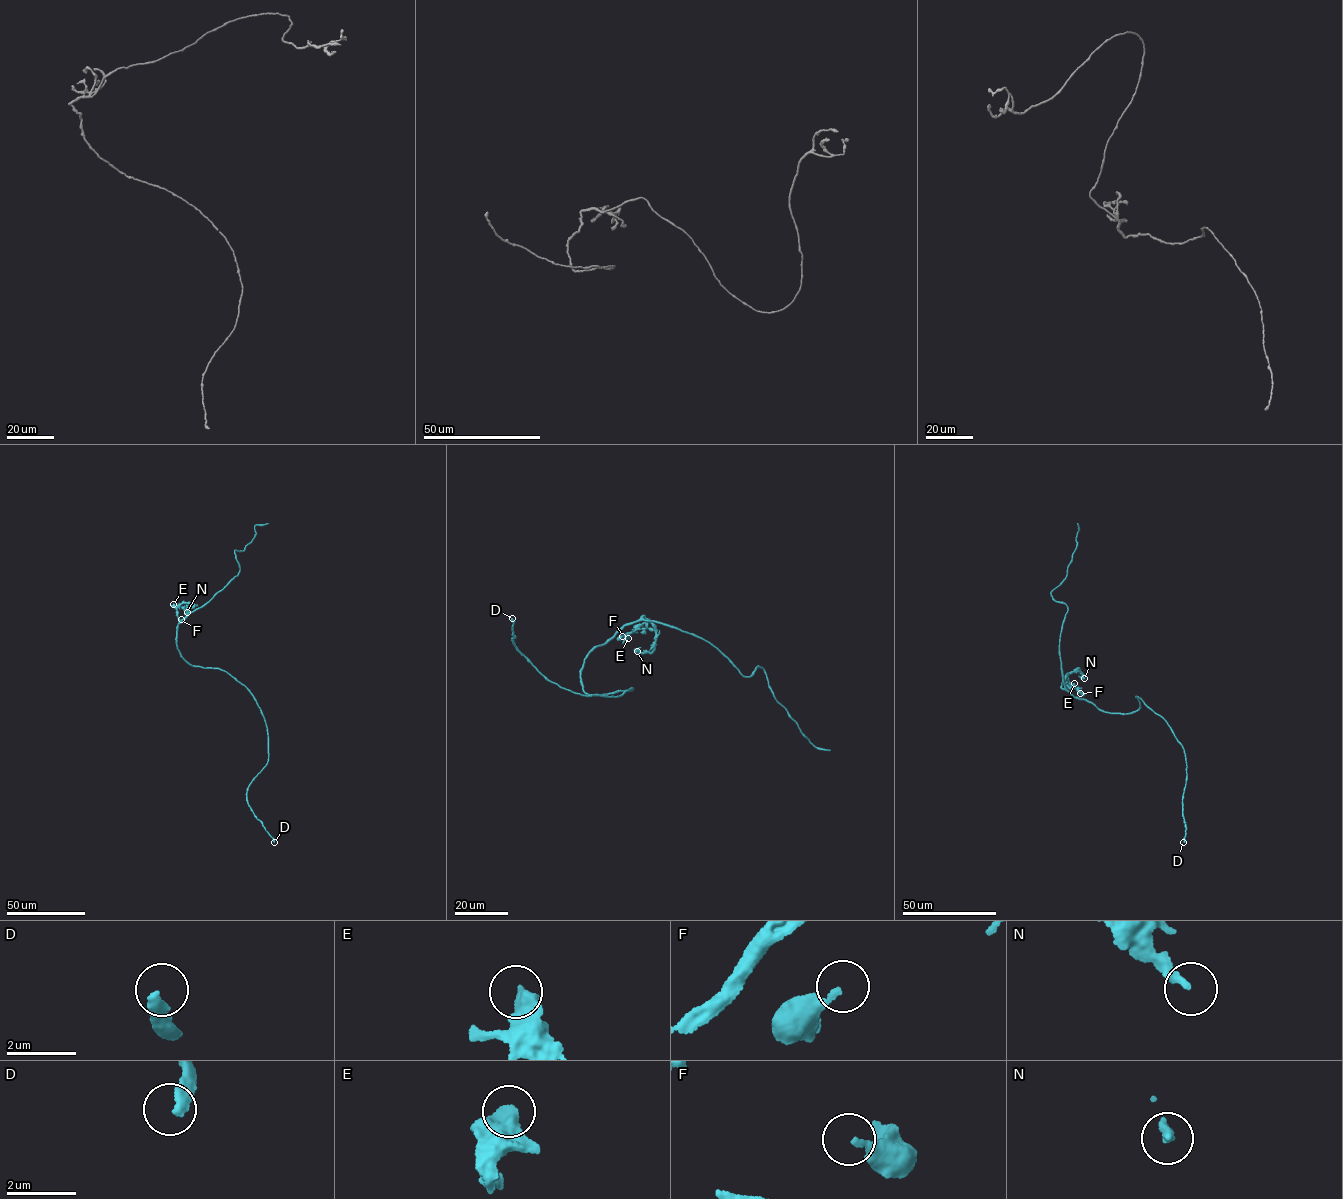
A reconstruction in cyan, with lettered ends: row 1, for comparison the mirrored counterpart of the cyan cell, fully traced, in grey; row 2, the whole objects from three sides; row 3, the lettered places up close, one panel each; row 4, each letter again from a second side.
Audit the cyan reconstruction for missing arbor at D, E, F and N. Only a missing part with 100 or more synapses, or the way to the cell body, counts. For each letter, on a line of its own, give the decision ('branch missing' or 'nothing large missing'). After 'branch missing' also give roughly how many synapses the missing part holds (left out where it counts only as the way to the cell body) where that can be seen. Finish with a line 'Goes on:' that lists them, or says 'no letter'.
D: nothing large missing
E: nothing large missing
F: nothing large missing
N: nothing large missing
Goes on: no letter

